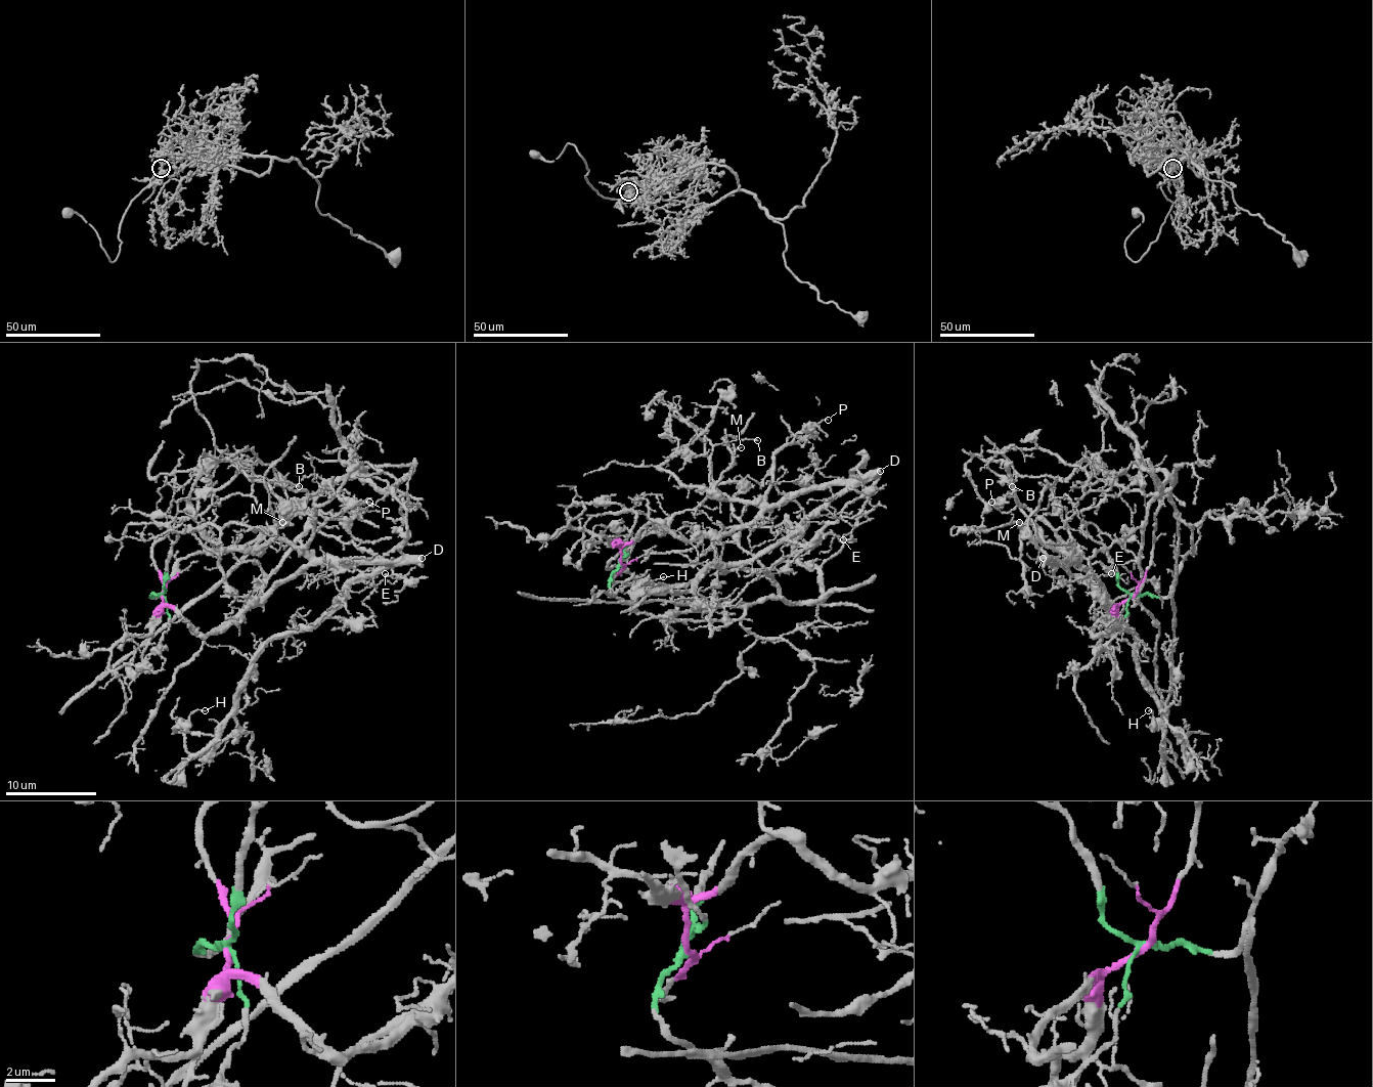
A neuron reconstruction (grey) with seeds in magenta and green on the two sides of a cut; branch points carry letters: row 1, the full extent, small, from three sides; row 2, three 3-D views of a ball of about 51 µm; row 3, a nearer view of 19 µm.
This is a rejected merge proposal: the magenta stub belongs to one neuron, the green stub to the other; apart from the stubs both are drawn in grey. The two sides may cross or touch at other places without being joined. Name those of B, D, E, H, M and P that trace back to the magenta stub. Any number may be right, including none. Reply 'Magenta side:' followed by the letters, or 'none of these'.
Magenta side: B, D, E, H, M, P

